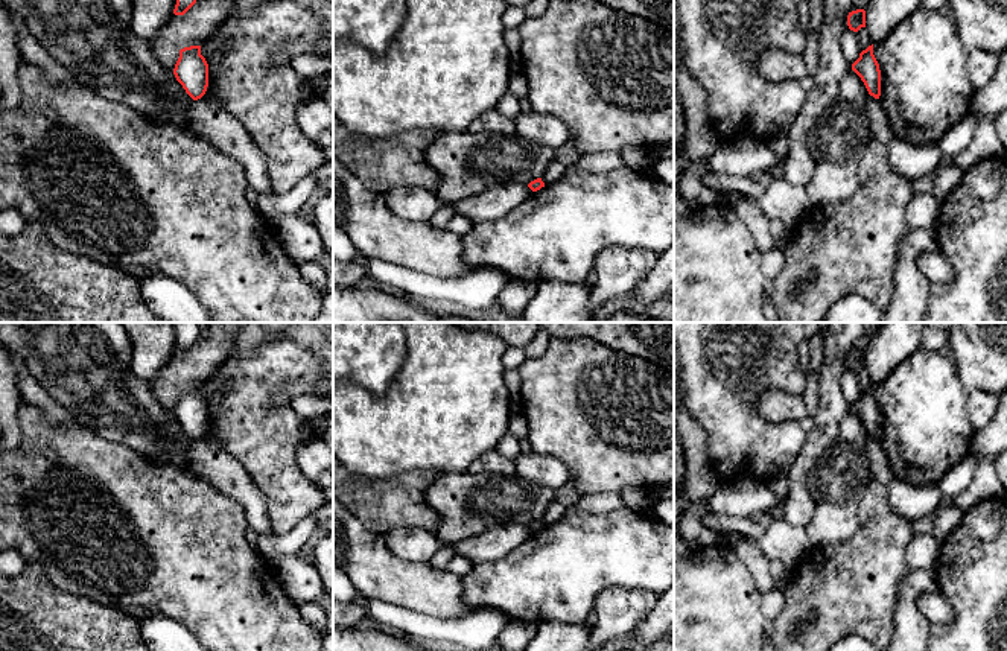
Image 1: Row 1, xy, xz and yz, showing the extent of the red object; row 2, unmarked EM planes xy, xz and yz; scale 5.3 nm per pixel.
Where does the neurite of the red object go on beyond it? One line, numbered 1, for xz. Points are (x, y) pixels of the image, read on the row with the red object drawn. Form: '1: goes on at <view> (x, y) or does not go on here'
1: does not go on here

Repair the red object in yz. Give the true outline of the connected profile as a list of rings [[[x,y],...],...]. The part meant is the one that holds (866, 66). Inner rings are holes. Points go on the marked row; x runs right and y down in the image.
[[[873,44],[859,53],[859,58],[852,64],[852,70],[861,78],[867,91],[875,99],[881,96],[881,70],[873,55]]]

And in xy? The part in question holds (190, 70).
[[[190,46],[179,50],[173,75],[193,100],[205,94],[208,87],[208,64],[201,55],[201,46]]]

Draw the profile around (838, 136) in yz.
[[[849,70],[837,99],[815,119],[808,132],[814,173],[806,193],[814,207],[849,201],[861,184],[861,155],[870,141],[869,91]]]

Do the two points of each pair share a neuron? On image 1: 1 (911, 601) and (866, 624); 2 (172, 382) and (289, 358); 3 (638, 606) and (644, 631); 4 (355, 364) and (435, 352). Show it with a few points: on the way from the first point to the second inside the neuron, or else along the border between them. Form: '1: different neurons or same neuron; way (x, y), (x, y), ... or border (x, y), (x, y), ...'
1: different neurons; border (904, 575), (898, 586), (892, 635)
2: different neurons; border (230, 355), (201, 387)
3: different neurons; border (657, 600), (656, 606), (632, 630)
4: different neurons; border (405, 338), (406, 358), (388, 388)

